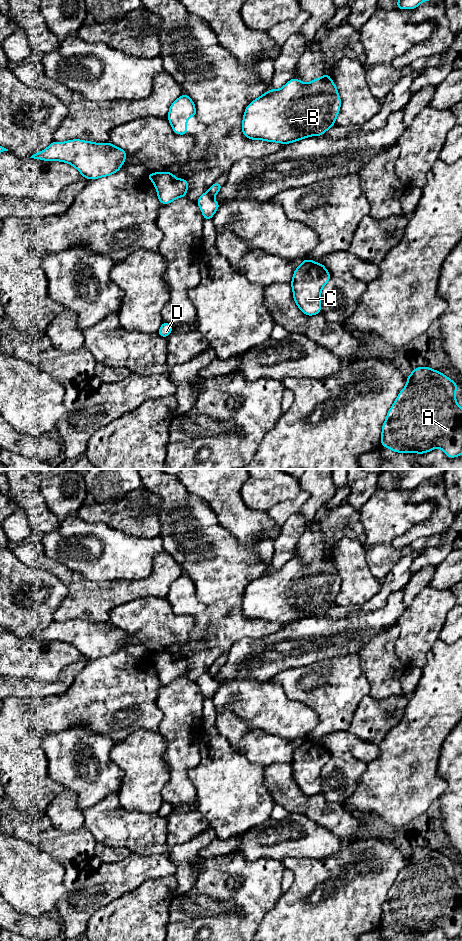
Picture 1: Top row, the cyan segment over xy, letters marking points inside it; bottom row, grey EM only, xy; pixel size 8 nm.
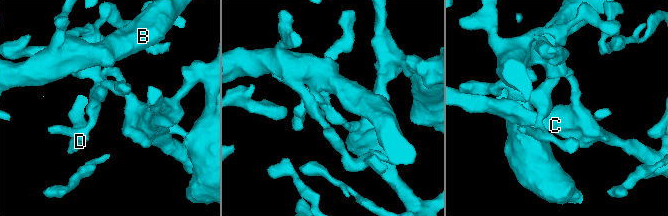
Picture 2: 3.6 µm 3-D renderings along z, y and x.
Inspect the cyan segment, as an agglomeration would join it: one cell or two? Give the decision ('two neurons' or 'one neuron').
two neurons

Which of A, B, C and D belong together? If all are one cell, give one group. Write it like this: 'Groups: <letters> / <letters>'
Groups: A B D / C

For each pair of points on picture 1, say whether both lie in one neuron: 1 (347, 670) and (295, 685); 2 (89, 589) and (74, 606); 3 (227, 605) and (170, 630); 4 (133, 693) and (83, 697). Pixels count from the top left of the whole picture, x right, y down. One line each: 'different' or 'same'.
1: same
2: same
3: different
4: same

